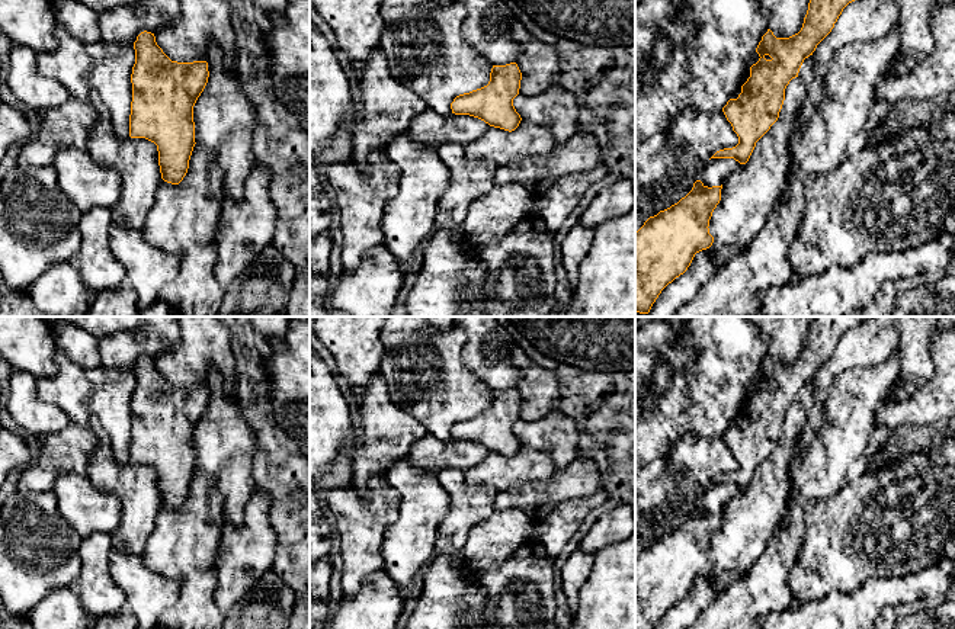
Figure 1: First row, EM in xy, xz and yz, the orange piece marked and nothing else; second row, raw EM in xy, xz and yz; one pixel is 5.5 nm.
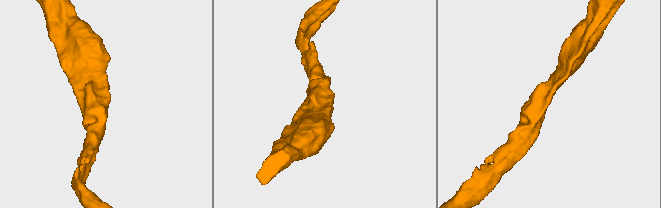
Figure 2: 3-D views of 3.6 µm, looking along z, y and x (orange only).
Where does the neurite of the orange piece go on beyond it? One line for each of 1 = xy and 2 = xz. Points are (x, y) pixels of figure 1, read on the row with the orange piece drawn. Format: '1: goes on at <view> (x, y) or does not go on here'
1: does not go on here
2: does not go on here

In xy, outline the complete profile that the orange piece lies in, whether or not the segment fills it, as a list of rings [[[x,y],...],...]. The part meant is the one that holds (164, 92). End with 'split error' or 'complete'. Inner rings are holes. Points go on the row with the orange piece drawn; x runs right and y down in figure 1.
[[[147,31],[134,49],[129,137],[154,142],[161,179],[179,184],[196,144],[193,106],[208,83],[208,62],[172,61]]]; complete

